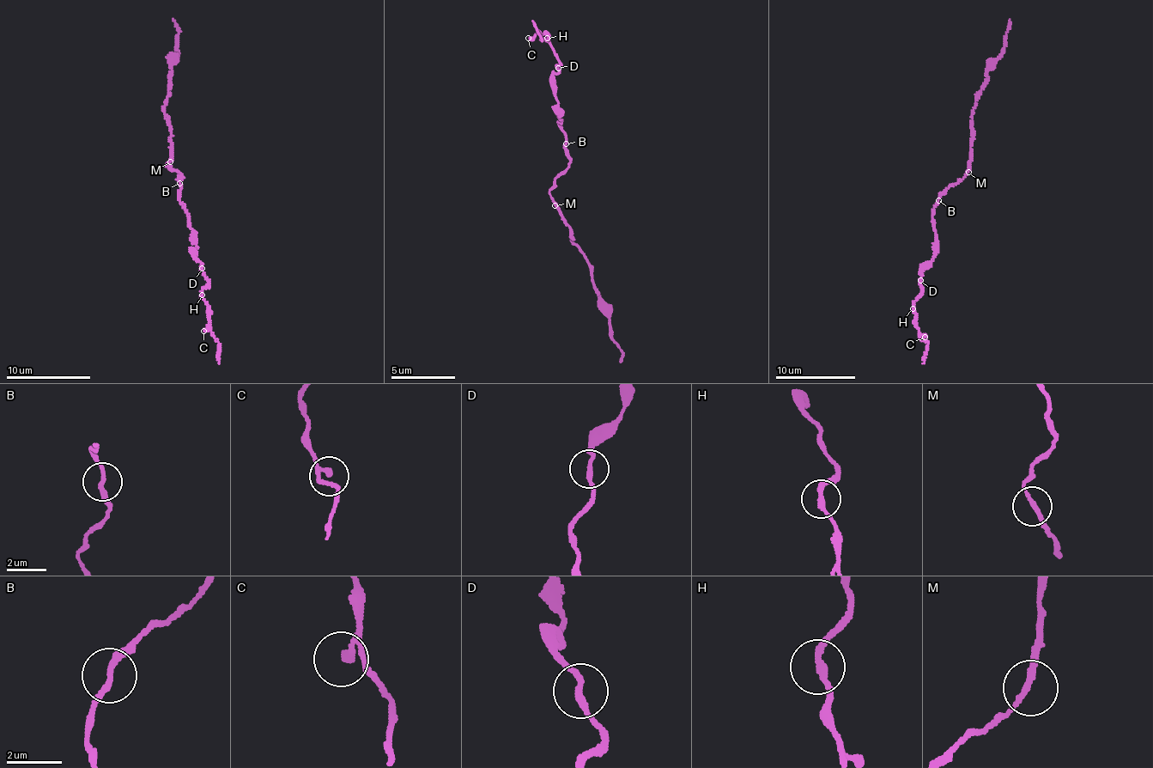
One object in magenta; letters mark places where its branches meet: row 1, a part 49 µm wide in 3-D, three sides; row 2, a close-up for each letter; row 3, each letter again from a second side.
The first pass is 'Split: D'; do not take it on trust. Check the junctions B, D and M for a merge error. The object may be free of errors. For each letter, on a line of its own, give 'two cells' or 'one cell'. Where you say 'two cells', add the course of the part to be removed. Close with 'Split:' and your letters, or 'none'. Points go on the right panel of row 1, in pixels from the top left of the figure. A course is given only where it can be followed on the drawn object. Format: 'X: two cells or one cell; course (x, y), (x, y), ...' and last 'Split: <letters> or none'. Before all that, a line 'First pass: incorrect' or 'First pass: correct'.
First pass: incorrect
B: one cell
D: one cell
M: one cell
Split: none

